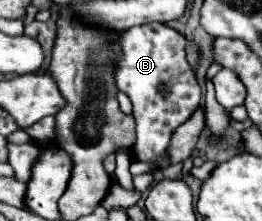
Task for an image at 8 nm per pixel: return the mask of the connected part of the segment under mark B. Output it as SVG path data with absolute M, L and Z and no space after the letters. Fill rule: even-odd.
M143 24L125 30L121 40L123 56L115 70L115 78L119 90L133 100L133 118L137 124L133 156L135 160L163 170L171 164L167 150L173 132L191 118L201 102L201 88L185 58L185 36L165 24ZM163 84L167 88L165 96L159 90Z

